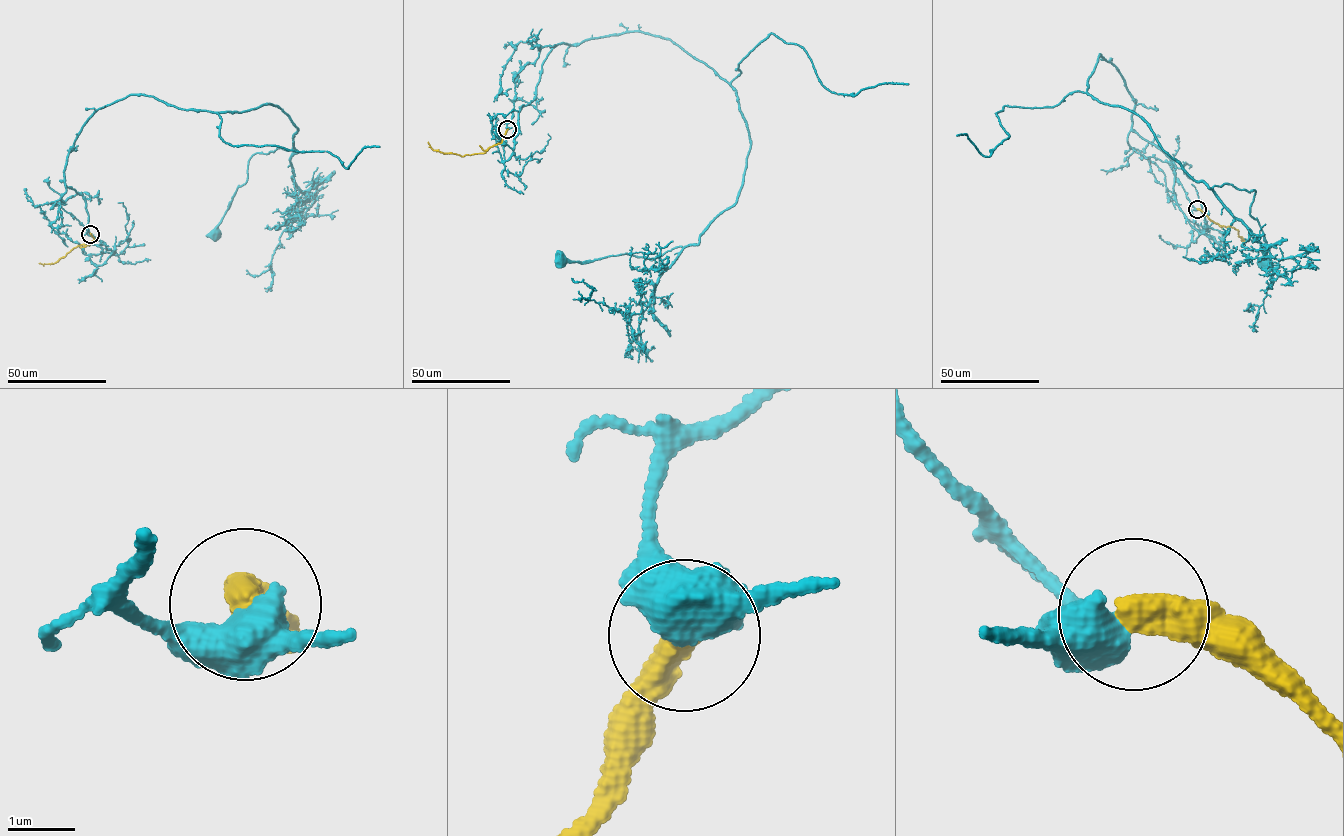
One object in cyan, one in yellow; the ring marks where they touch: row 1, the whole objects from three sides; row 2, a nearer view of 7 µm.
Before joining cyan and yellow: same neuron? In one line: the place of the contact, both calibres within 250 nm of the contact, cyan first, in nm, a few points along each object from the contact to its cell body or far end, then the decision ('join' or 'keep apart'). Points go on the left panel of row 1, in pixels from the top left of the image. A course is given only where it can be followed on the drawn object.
at (90, 234); 480 nm thick on the cyan side, 480 nm on the other; cyan runs (90, 234), (56, 204), (97, 110), (131, 94), (278, 105), (297, 152), (250, 158), (216, 233); yellow runs (90, 233), (94, 239), (88, 244), (73, 248), (52, 264), (39, 263); keep apart

